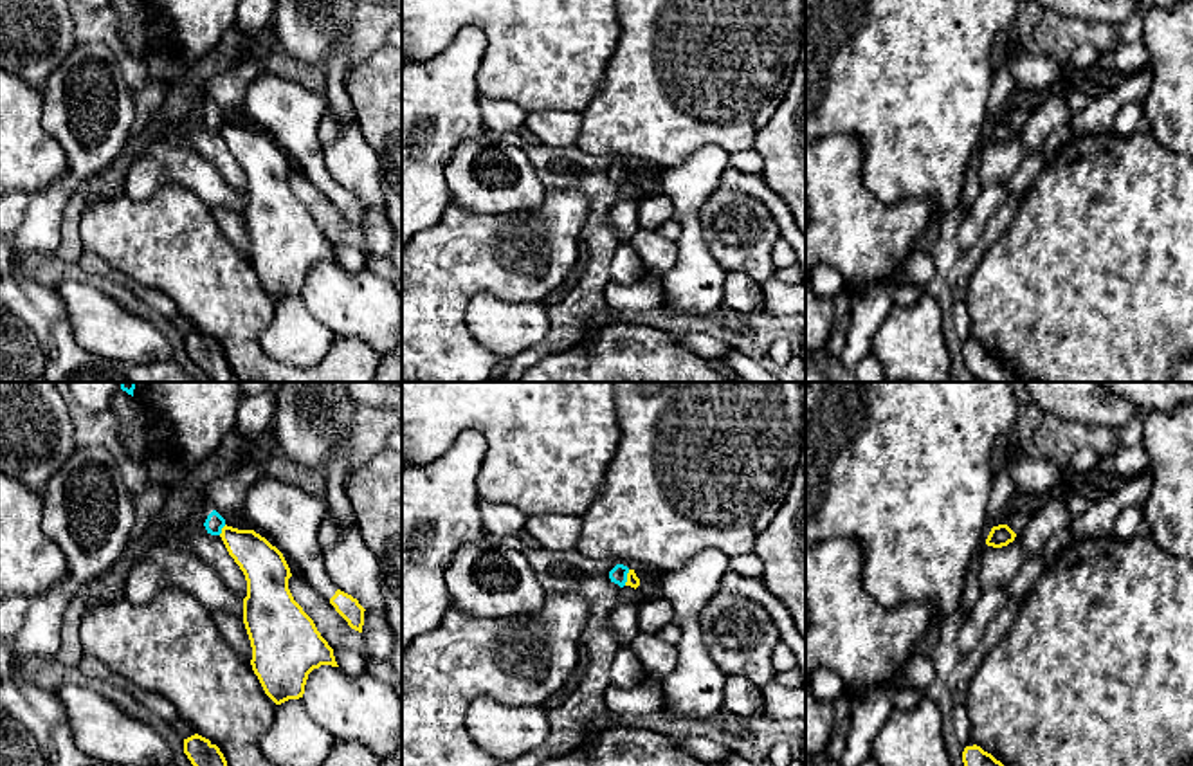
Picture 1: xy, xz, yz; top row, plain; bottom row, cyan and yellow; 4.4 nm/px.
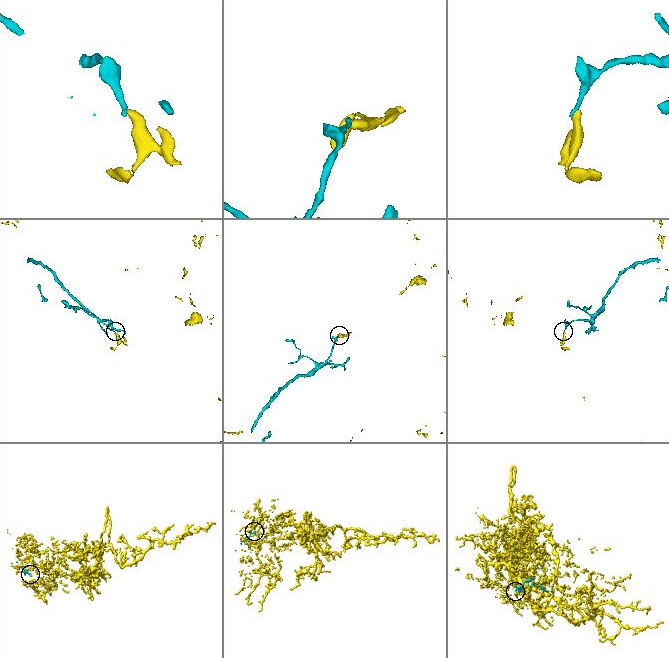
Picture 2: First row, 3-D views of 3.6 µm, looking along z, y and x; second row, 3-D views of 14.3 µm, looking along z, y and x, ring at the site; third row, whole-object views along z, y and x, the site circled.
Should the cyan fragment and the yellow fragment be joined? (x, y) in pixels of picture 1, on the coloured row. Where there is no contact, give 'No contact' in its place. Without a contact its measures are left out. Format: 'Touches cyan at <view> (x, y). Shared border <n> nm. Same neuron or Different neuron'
Touches cyan at xy (220, 530). Shared border 60 nm. Different neuron

